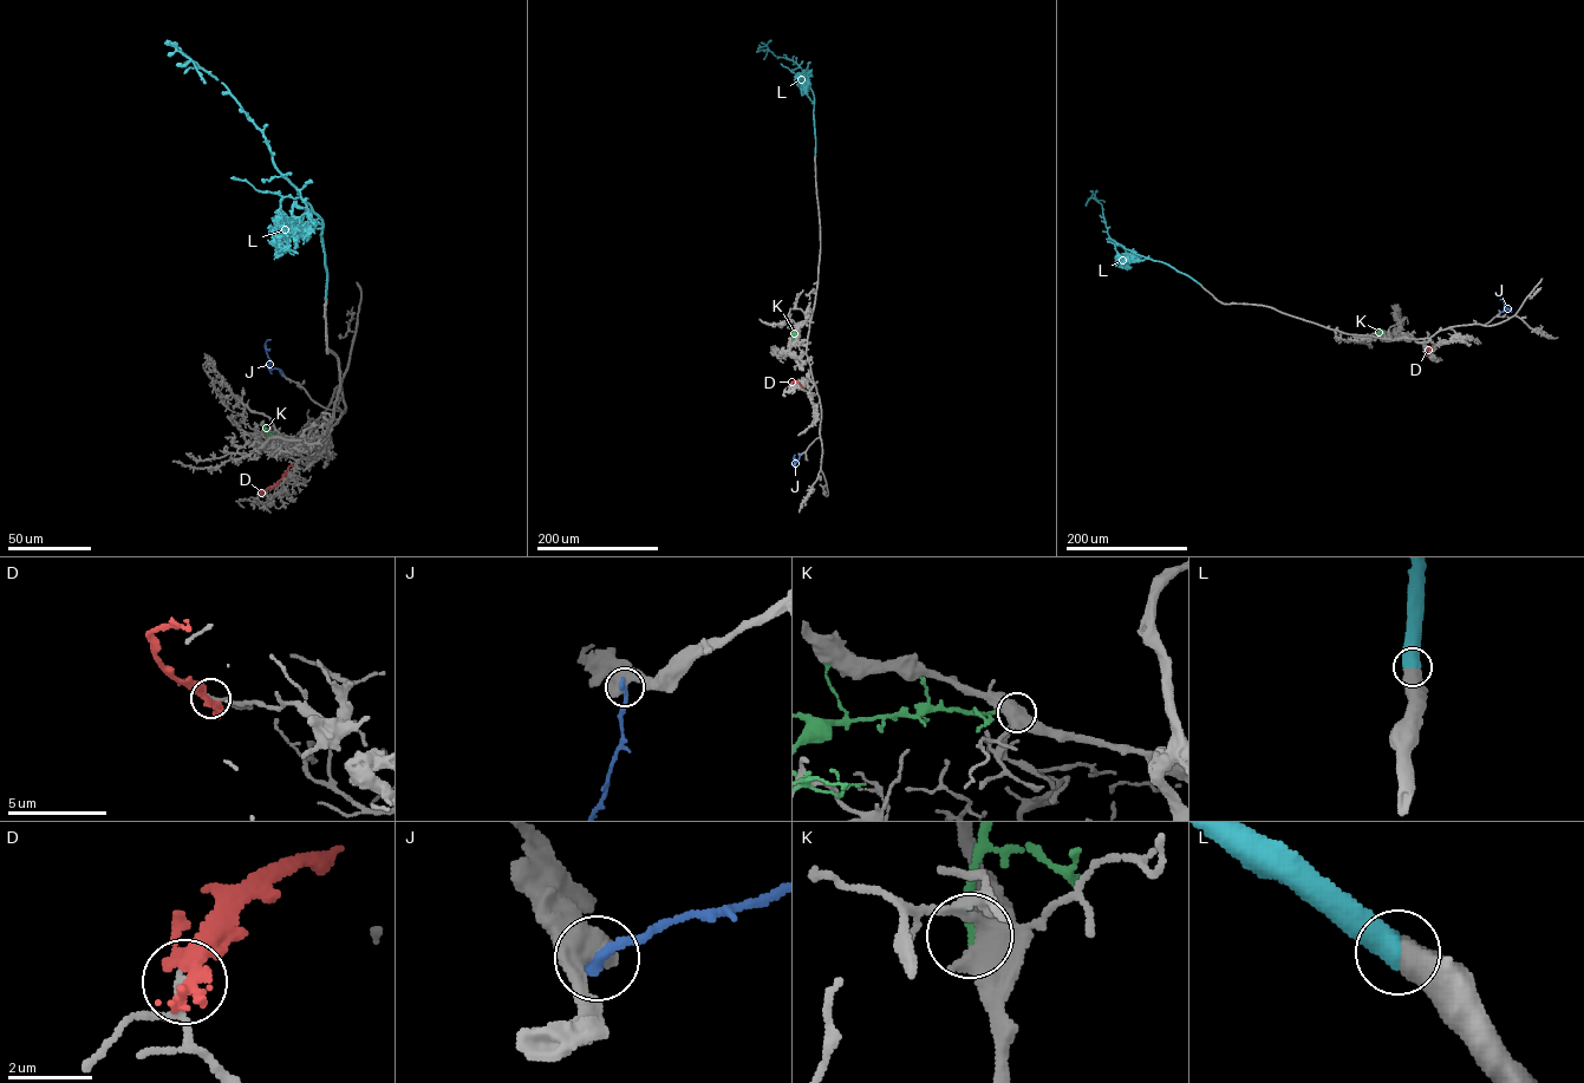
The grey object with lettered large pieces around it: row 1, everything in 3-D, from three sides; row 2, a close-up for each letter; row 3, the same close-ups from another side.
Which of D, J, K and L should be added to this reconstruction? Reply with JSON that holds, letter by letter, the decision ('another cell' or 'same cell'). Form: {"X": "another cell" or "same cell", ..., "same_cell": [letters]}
{"D": "another cell", "J": "another cell", "K": "another cell", "L": "same cell", "same_cell": ["L"]}

